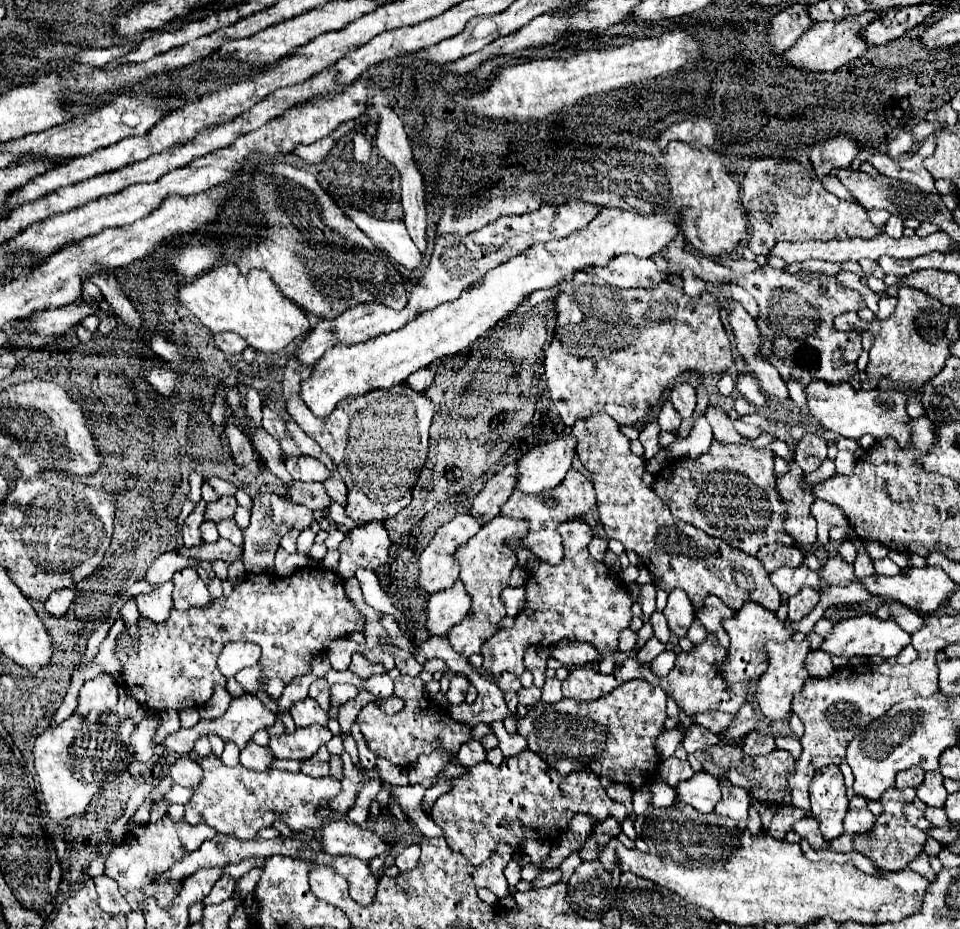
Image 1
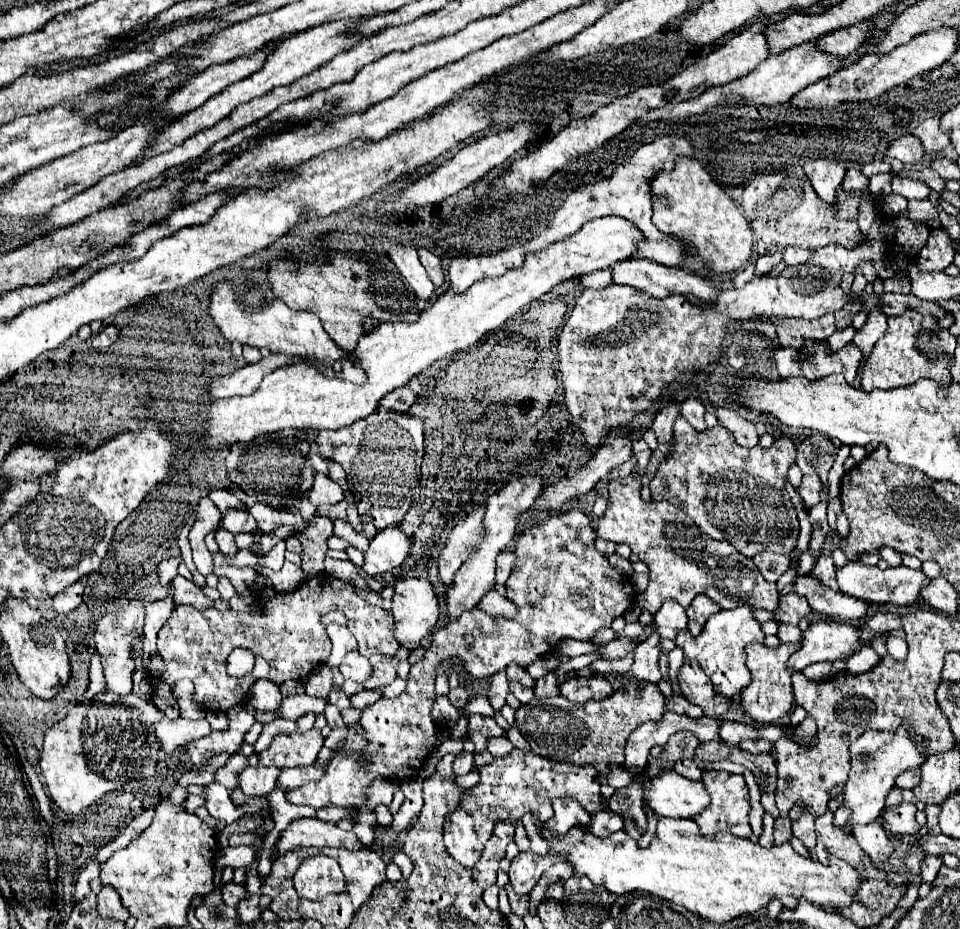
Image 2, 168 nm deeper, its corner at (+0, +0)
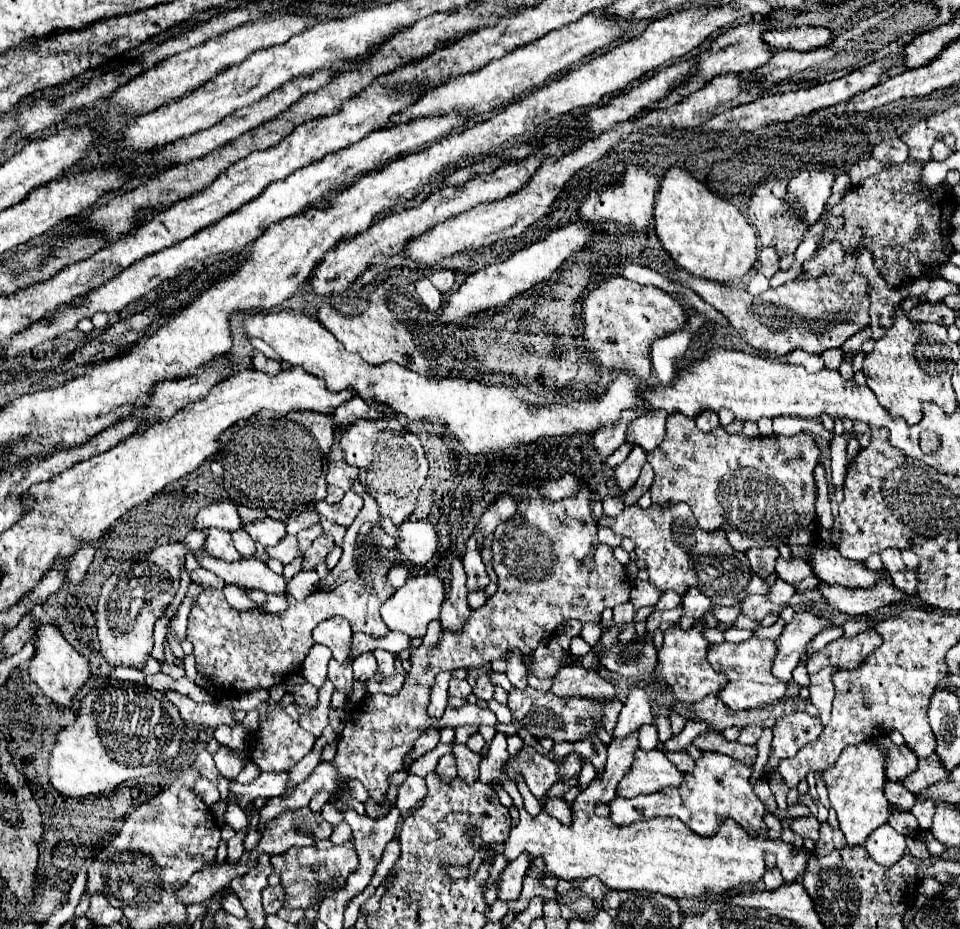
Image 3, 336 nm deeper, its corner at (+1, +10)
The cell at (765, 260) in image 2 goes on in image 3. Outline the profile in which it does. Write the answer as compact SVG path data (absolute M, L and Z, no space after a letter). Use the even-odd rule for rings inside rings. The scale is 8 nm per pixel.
M766 246L766 248L760 250L760 258L758 258L756 270L762 272L767 279L771 279L780 270L780 266L778 266L778 254L776 254L774 248Z

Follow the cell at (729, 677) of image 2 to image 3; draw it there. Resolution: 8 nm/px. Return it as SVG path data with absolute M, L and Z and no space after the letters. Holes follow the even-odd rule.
M676 624L664 632L664 646L662 650L658 650L656 678L664 678L672 686L678 702L698 702L708 694L718 694L728 684L726 674L716 672L706 660L710 642L706 640L704 632L706 632L706 624L704 628L692 626L690 630L682 630Z

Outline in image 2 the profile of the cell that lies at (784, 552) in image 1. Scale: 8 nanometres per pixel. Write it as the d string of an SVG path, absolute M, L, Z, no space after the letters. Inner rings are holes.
M761 552L761 554L753 556L753 564L763 574L763 578L767 578L769 582L777 582L777 578L789 570L791 556Z

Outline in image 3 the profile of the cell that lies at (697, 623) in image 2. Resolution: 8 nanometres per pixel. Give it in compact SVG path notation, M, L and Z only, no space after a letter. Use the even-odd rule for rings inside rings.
M690 588L690 592L686 592L686 596L682 598L682 606L684 606L684 614L680 618L680 626L692 628L694 622L702 618L710 610L712 604L698 588Z

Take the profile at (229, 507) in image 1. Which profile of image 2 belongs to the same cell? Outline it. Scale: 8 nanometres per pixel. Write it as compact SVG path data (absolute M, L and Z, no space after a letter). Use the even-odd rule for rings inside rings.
M229 510L223 516L223 528L229 530L231 534L239 534L239 532L257 534L257 530L259 530L255 518L249 512L243 512L243 510Z

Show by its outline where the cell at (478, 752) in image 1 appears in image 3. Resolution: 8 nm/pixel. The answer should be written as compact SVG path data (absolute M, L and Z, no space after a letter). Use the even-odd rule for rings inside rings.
M446 754L446 756L442 756L440 758L440 762L438 762L438 774L442 776L442 780L452 780L454 778L454 774L456 774L456 758L454 758L454 754Z

